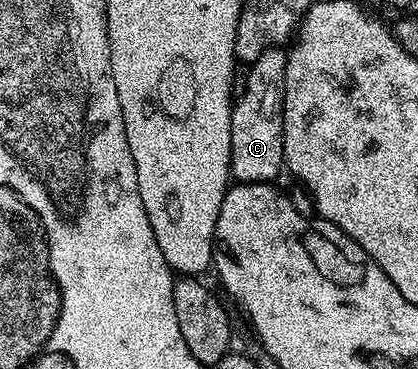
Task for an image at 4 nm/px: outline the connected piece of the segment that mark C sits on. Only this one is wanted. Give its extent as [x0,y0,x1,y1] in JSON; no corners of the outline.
[230,46,288,183]

